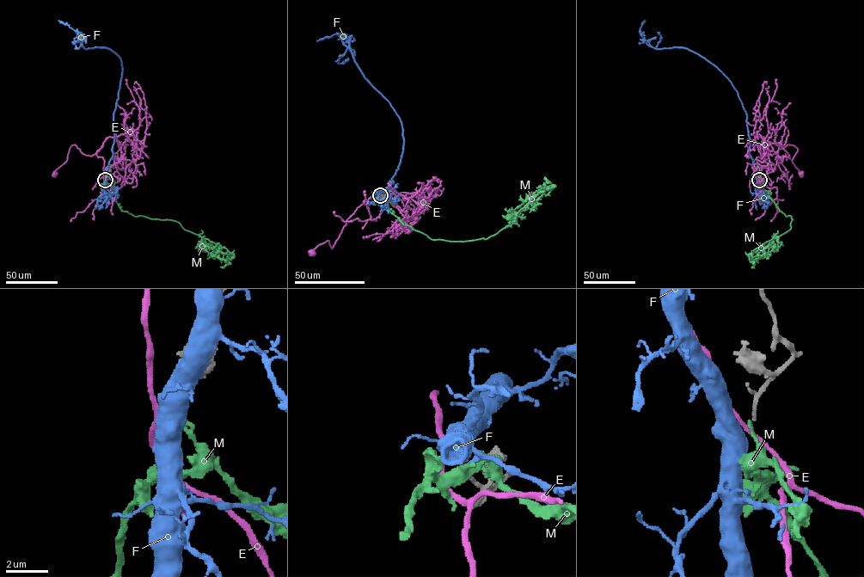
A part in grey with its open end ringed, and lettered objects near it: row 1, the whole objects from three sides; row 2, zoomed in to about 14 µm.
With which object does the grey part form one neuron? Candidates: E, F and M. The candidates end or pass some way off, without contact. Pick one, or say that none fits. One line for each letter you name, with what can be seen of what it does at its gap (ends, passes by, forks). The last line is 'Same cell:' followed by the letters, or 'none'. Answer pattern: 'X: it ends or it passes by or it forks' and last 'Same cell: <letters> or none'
Same cell: none

